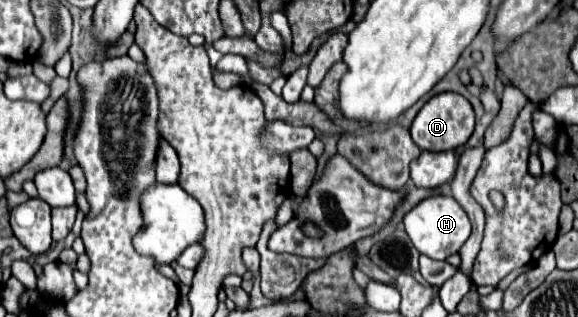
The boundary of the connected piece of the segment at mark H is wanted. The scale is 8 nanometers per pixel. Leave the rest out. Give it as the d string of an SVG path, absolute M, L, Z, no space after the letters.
M435 194L421 200L403 216L403 224L413 246L433 260L447 260L451 254L457 254L471 236L471 222L467 218L467 212L451 194Z

